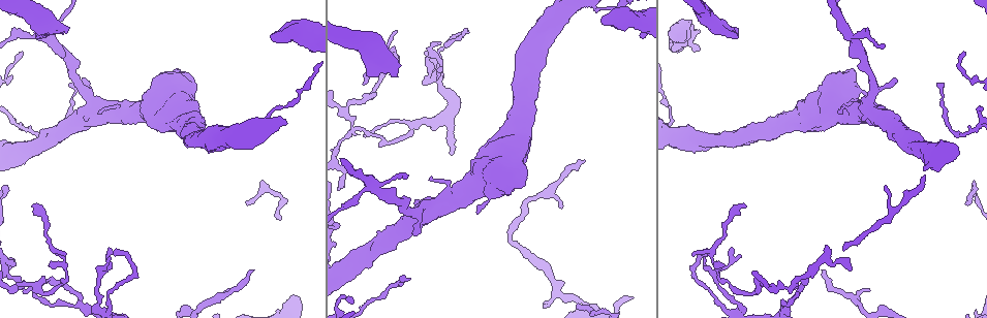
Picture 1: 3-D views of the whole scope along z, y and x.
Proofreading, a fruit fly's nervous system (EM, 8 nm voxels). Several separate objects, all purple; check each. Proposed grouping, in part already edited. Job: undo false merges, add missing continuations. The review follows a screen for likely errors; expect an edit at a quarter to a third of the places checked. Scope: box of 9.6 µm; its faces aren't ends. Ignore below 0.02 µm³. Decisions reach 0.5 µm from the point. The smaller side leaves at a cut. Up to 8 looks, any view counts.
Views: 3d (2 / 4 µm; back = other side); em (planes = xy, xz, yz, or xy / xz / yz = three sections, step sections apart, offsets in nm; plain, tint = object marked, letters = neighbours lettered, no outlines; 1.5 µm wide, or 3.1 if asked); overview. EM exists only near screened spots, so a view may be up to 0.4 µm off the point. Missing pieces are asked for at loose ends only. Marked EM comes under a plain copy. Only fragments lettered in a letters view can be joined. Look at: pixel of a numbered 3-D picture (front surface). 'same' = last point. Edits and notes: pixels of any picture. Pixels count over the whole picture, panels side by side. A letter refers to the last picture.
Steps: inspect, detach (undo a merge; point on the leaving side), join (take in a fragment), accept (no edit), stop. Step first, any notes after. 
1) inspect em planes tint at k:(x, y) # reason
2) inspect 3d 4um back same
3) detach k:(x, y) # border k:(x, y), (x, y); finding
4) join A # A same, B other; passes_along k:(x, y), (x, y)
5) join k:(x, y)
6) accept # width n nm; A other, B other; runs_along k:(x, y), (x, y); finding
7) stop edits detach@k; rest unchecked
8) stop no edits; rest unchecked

inspect em planes tint at 1:(788, 289) # closes a loop

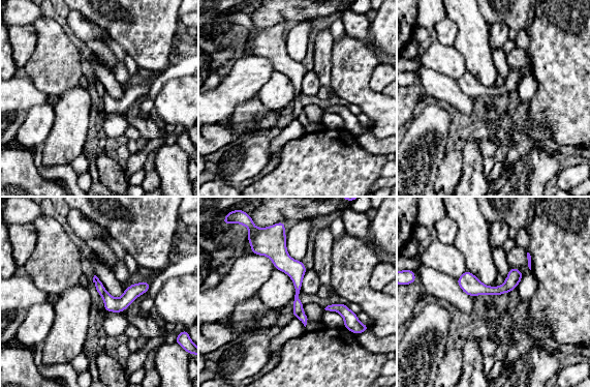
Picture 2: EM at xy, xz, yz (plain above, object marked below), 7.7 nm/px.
inspect em planes letters same # what lies round it

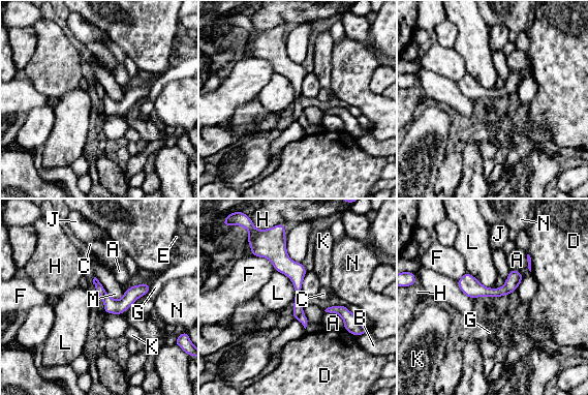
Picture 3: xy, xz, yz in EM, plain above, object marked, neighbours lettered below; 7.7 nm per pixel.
detach 3:(302, 318) # A other, B other, C other, D other, E other, F other, G other, H other, J other, K other, L other, M other, N other; part_leaving 3:(147, 286), (122, 305), (106, 309); a second neuron is stuck on

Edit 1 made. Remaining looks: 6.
inspect em planes letters at 1:(33, 205)

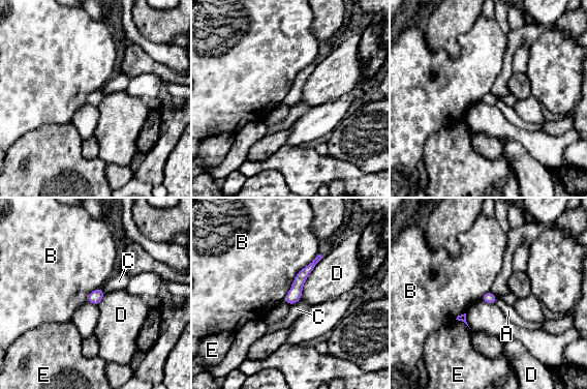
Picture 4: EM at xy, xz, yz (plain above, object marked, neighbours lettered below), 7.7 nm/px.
accept # A other, B other, C other, D other, E other; runs_along 4:(320, 256), (302, 275), (288, 300); none of them fits

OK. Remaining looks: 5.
inspect 3d 4um at 1:(64, 252) # tapers out

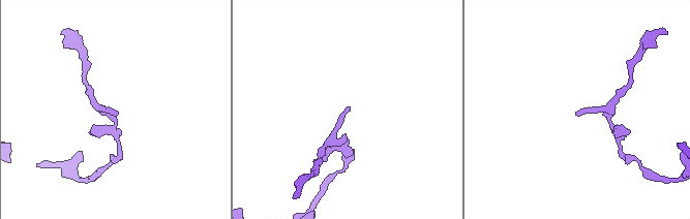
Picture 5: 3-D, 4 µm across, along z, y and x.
inspect em xy step 8 tint at 5:(576, 112)

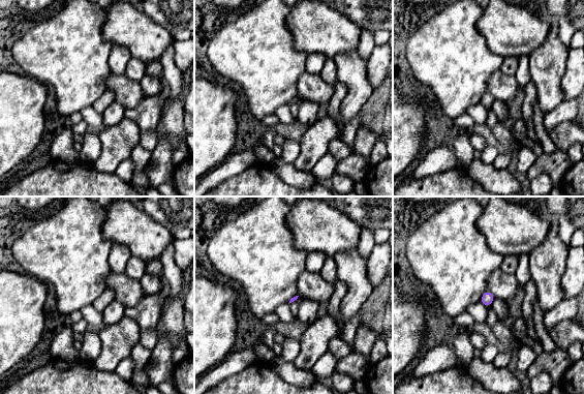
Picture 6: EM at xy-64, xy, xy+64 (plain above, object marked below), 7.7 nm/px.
inspect em planes letters same

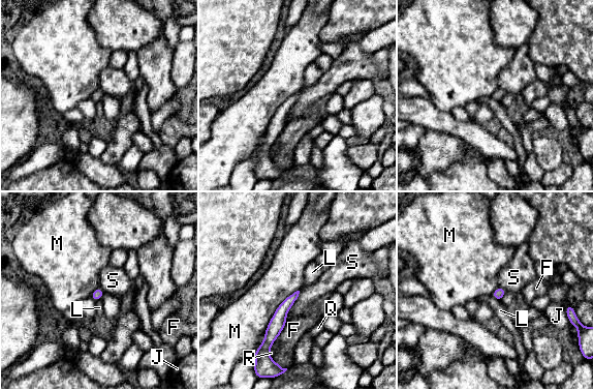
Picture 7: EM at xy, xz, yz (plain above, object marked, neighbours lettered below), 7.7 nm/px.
accept # F other, J other, L other, M other, Q other, R other, S other; border 7:(299, 290), (279, 305), (264, 330); no lettered fragment goes on from it

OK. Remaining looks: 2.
stop edits detach@3; rest unchecked

